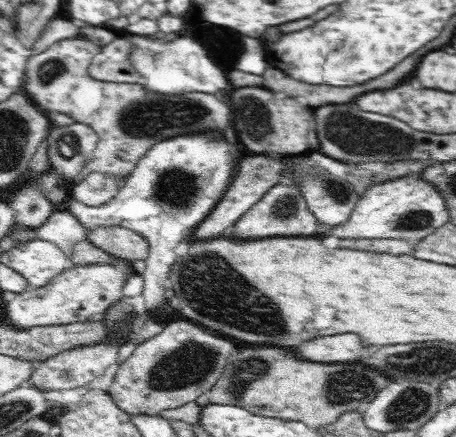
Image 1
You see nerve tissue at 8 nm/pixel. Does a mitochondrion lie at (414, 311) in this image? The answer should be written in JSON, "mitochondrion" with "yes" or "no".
{"mitochondrion":"no"}

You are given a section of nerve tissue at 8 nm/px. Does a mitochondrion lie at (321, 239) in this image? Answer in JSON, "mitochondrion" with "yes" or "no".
{"mitochondrion":"no"}

